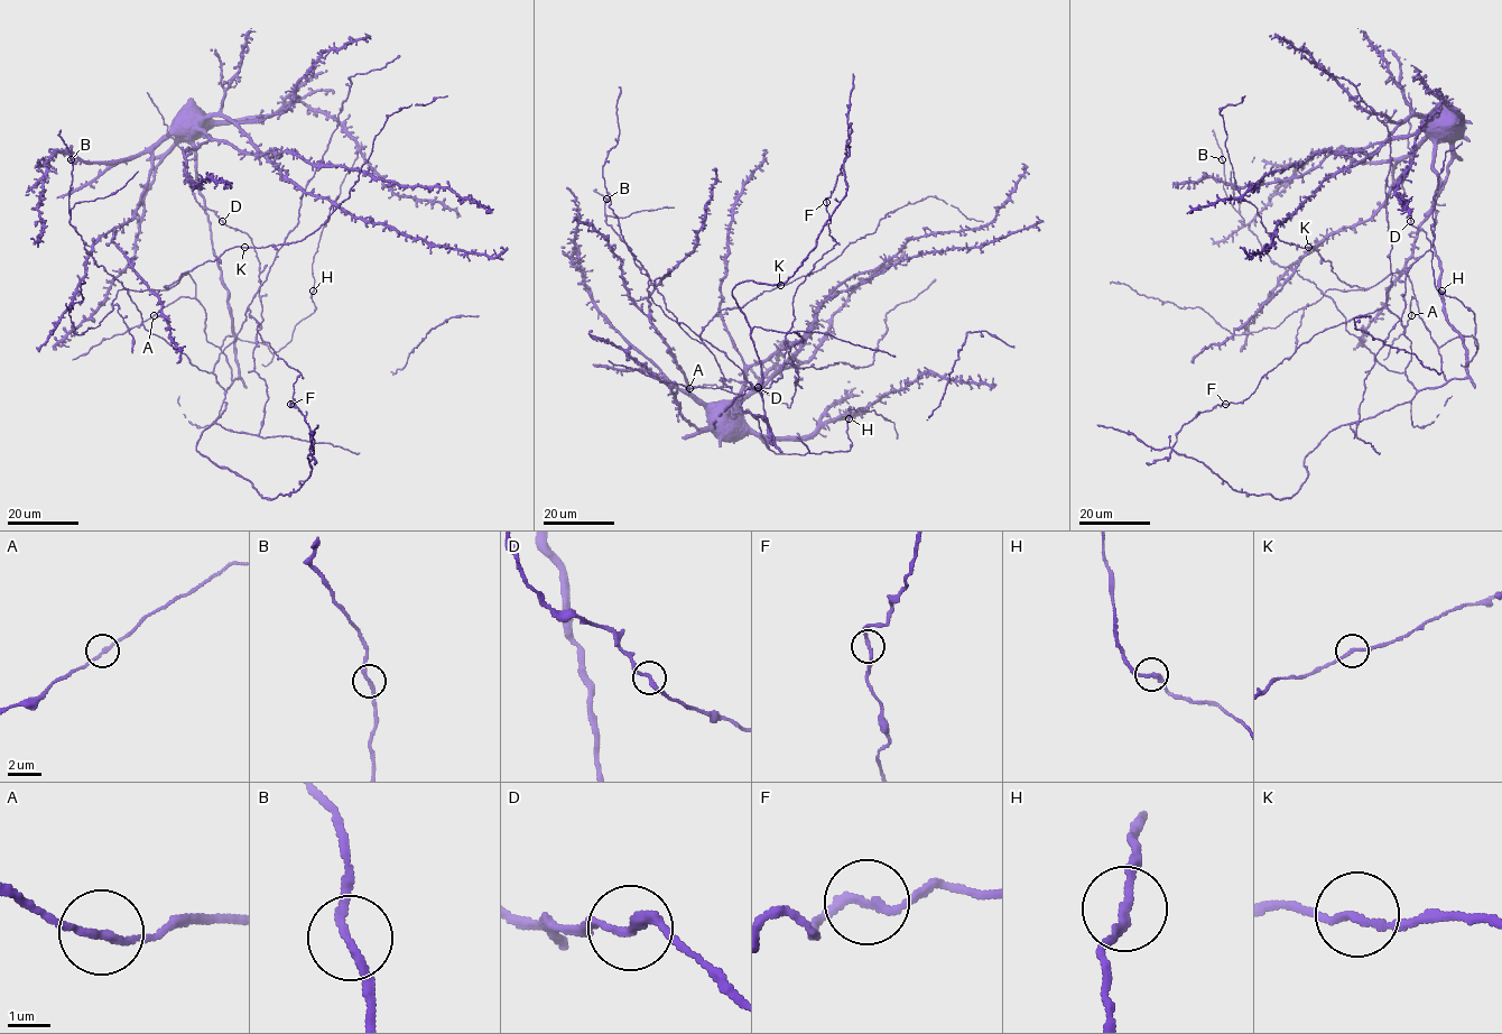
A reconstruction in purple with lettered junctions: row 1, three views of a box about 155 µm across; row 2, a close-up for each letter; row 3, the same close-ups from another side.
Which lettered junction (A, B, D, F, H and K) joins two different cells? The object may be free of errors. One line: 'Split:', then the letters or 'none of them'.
Split: none of them

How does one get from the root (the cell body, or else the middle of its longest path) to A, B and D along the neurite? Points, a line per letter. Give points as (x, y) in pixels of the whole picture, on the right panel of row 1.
A: (1431, 119), (1439, 179), (1433, 248), (1444, 314), (1466, 350), (1466, 377), (1445, 378), (1412, 297), (1411, 315)
B: (1431, 119), (1433, 248), (1466, 376), (1429, 388), (1382, 366), (1331, 298), (1271, 260), (1226, 196), (1222, 159)
D: (1431, 119), (1433, 248), (1466, 376), (1353, 422), (1355, 434), (1407, 271), (1430, 248), (1411, 221)

